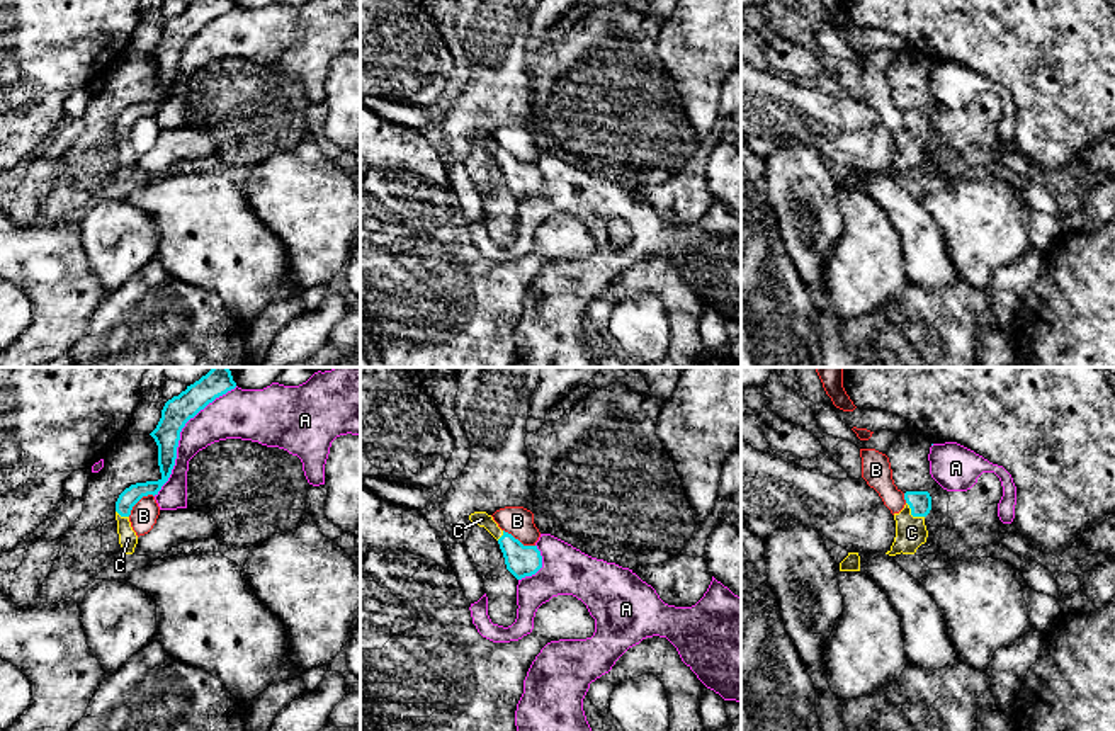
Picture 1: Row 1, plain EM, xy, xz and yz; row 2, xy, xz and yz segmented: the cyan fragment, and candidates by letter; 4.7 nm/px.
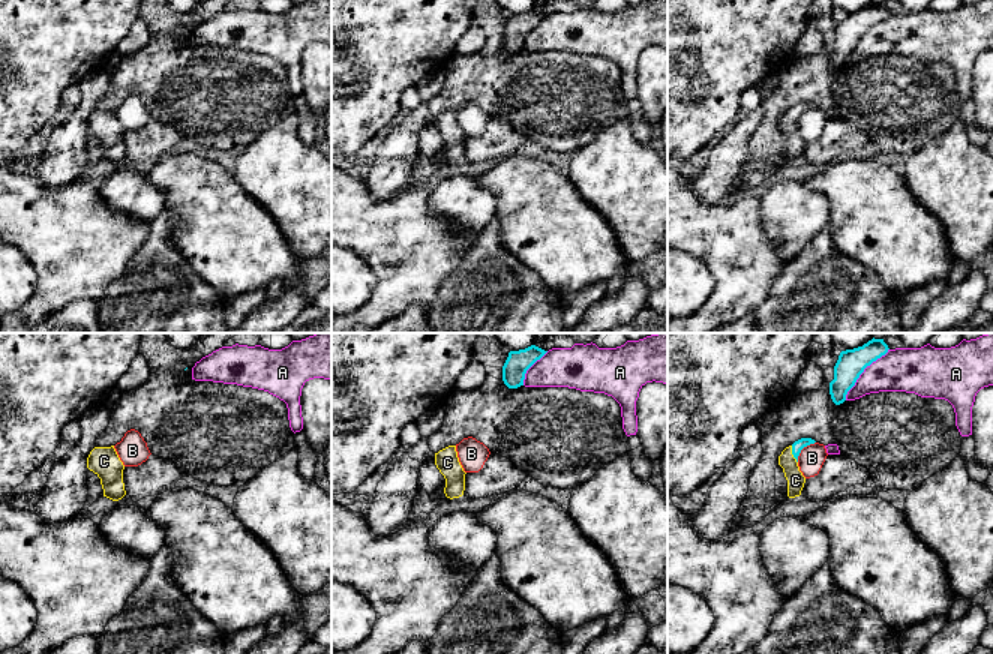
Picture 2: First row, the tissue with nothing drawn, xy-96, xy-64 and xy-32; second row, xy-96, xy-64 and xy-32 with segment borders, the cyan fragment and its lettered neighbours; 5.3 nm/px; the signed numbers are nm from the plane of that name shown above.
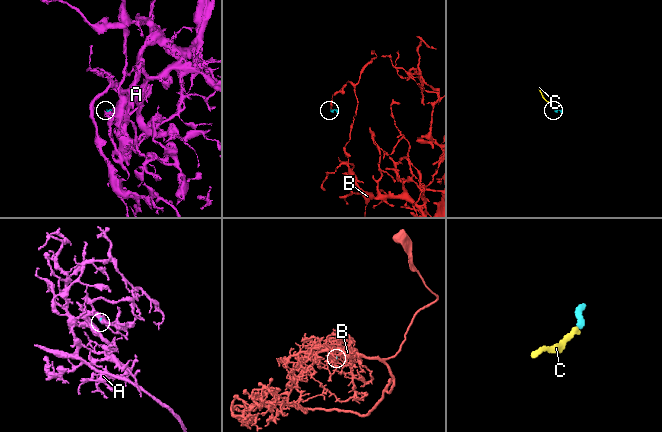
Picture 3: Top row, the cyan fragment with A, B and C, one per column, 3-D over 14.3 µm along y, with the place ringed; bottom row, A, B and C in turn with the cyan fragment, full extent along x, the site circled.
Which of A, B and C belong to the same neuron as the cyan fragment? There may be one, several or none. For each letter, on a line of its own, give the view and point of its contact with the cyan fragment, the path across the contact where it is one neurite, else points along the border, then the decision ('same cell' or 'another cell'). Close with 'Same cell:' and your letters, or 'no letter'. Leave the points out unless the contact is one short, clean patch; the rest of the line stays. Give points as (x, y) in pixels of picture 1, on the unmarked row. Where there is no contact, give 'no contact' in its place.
A: meets cyan in xy at (179, 53); another cell
B: meets cyan in xz at (517, 158); border along xz (503, 148), (524, 164), (534, 165); another cell
C: meets cyan in yz at (911, 133); runs through yz (920, 121), (911, 133), (911, 152); same cell
Same cell: C

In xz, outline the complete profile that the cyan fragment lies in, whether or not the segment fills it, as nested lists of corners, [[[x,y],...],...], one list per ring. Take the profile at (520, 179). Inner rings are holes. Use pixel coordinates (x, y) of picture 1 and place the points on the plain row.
[[[474,131],[469,134],[473,144],[484,146],[500,163],[507,189],[517,197],[535,194],[542,187],[542,175],[537,165],[524,165],[512,153],[501,150],[491,134]]]

